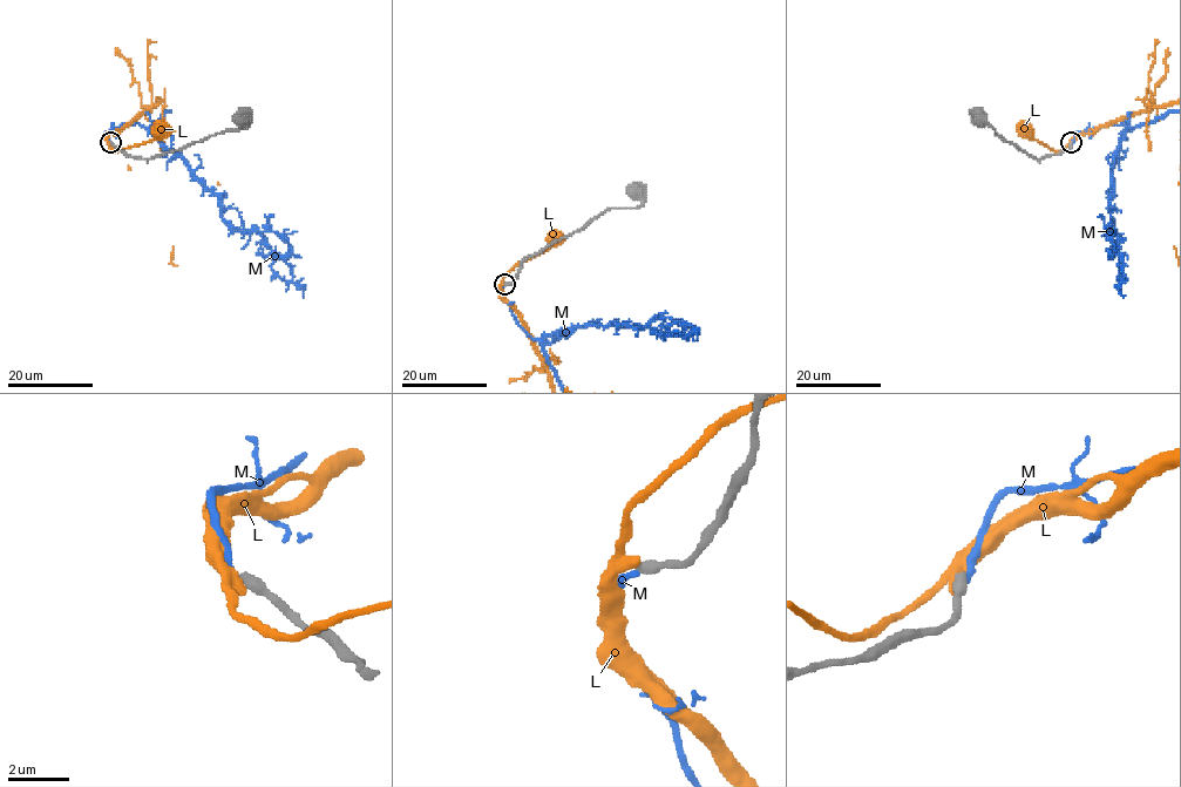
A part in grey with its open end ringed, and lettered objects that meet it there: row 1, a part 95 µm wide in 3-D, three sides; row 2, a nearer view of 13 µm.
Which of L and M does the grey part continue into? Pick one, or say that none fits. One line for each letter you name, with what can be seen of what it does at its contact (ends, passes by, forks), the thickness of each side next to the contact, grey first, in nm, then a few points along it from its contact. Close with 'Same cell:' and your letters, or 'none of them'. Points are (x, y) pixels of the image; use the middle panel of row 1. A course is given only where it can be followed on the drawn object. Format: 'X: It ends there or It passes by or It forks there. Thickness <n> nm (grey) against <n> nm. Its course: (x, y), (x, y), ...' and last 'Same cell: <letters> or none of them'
Same cell: none of them

